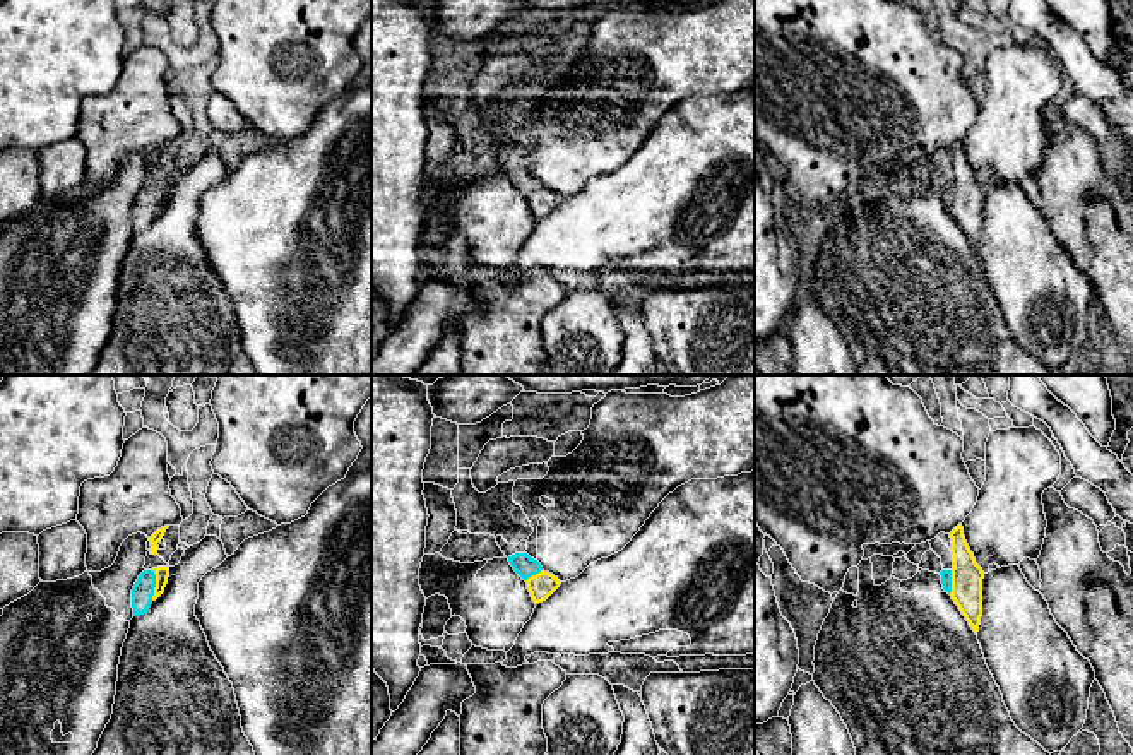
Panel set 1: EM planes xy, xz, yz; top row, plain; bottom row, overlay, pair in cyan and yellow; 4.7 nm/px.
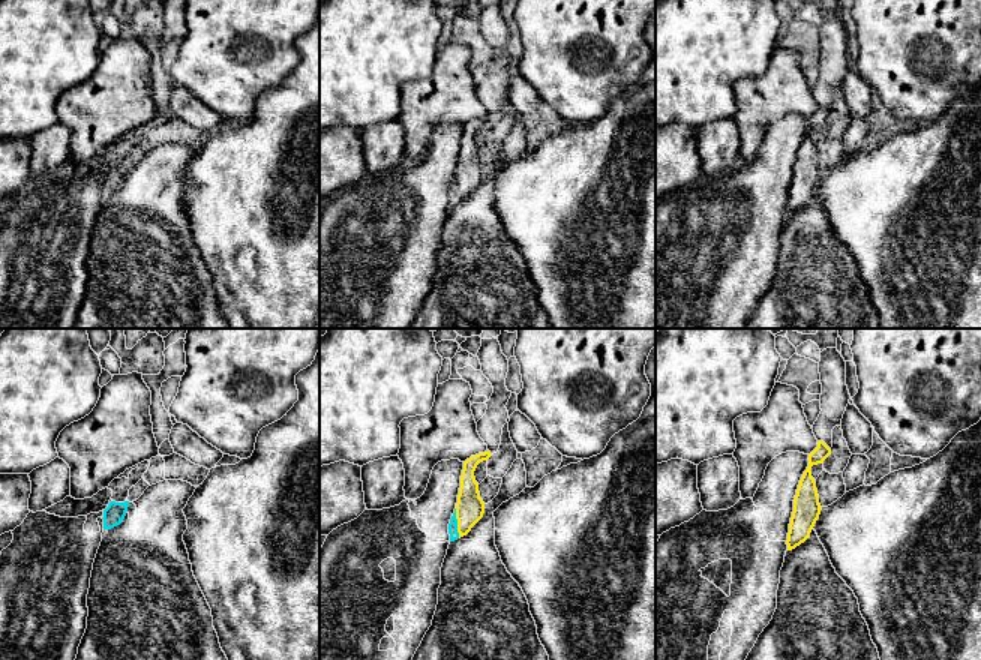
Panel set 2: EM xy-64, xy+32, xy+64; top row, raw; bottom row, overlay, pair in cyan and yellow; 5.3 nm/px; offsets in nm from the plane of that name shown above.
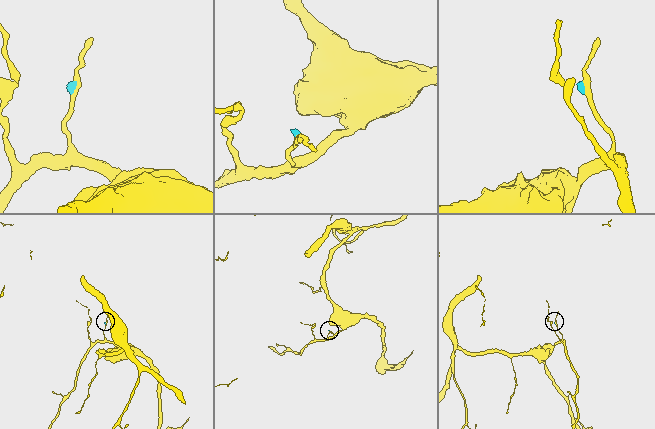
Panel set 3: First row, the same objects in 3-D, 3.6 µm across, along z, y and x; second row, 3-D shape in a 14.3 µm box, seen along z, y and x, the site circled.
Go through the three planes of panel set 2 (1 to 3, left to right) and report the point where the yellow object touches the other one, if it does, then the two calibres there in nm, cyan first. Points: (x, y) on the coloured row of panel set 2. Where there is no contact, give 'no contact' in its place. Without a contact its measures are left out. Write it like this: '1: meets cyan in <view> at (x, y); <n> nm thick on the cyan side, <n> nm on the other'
1: no contact
2: meets cyan in xy+32 at (456, 524); 50 nm thick on the cyan side, 160 nm on the other
3: no contact

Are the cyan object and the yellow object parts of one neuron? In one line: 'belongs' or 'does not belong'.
belongs

